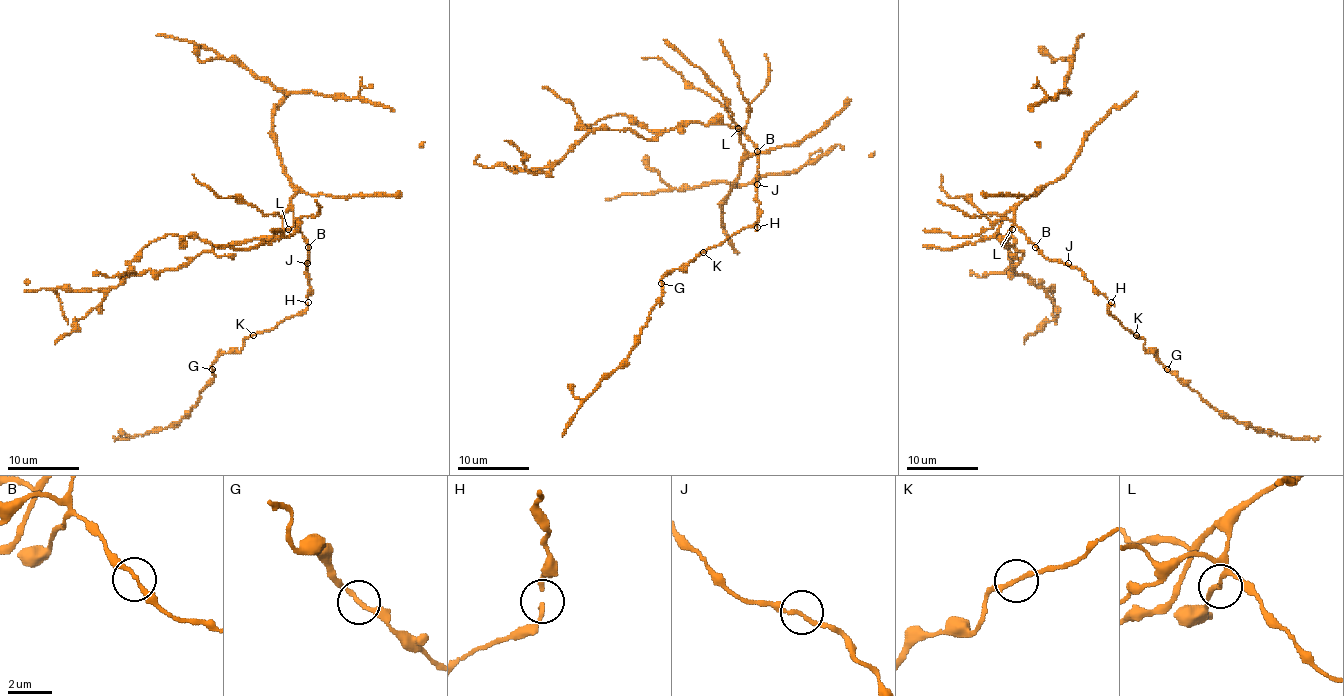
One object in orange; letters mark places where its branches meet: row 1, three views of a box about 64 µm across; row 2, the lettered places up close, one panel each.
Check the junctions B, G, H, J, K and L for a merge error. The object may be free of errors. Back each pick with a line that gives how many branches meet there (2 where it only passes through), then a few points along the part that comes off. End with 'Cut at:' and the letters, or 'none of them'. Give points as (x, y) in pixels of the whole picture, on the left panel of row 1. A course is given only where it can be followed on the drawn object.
Cut at: none of them

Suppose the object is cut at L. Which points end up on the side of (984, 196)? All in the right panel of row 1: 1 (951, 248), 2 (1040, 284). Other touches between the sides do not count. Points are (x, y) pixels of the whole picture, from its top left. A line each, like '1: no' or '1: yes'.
1: yes
2: no

